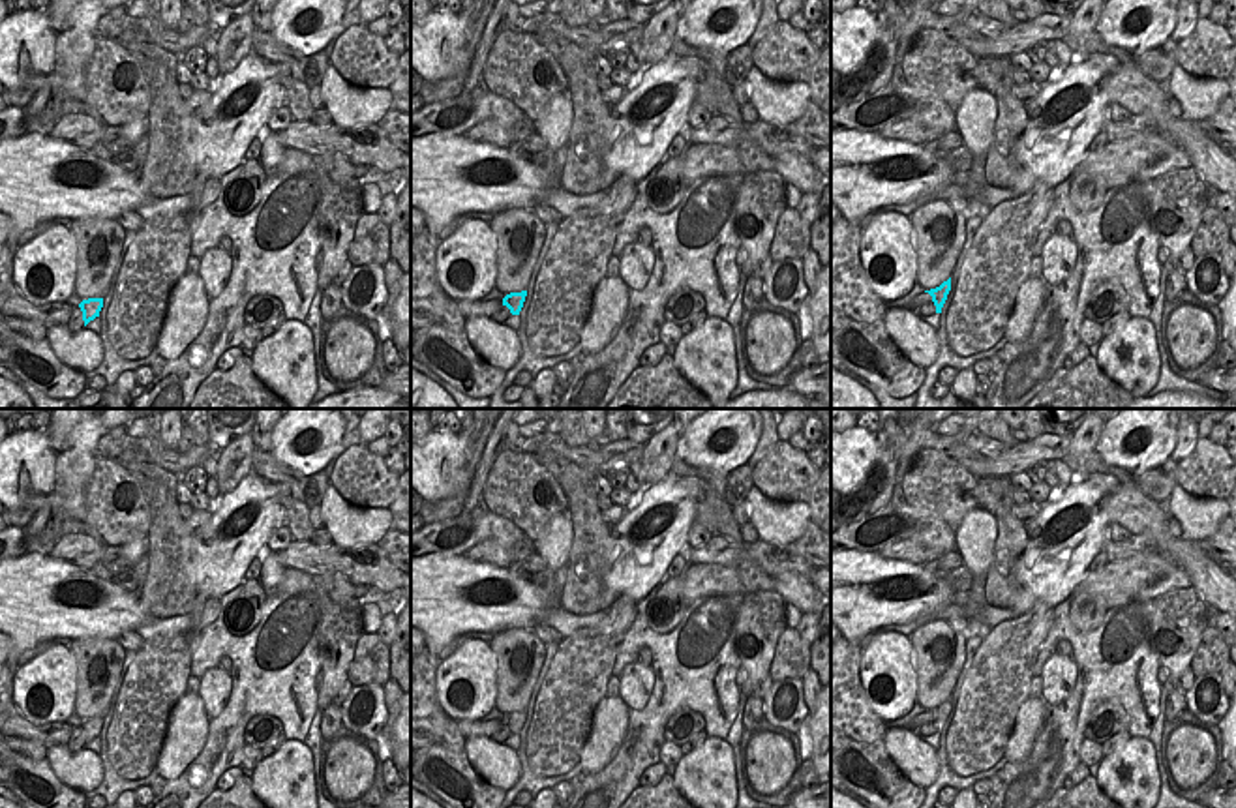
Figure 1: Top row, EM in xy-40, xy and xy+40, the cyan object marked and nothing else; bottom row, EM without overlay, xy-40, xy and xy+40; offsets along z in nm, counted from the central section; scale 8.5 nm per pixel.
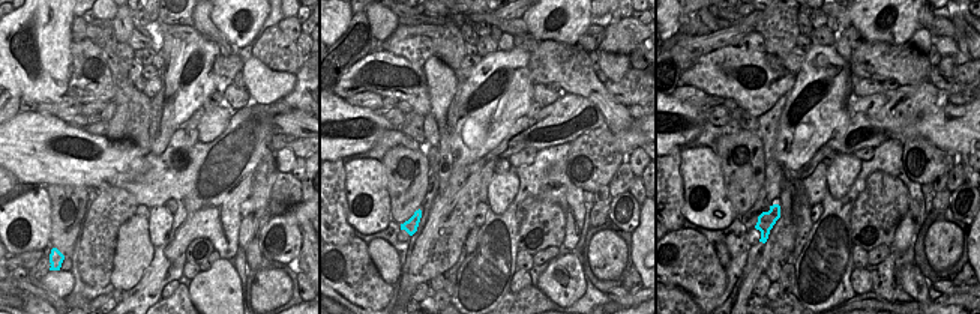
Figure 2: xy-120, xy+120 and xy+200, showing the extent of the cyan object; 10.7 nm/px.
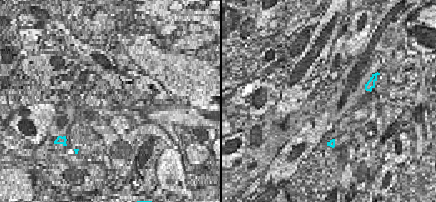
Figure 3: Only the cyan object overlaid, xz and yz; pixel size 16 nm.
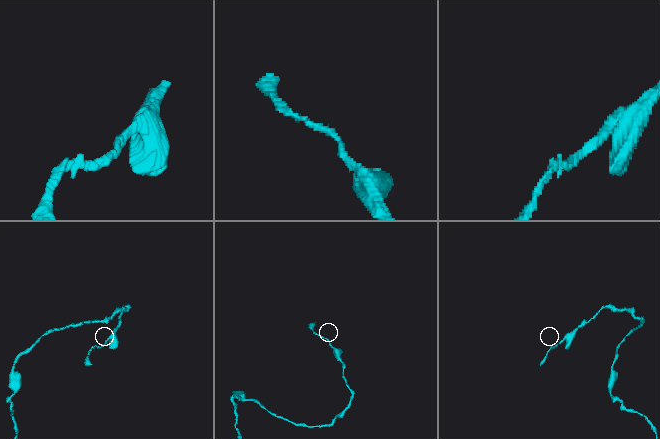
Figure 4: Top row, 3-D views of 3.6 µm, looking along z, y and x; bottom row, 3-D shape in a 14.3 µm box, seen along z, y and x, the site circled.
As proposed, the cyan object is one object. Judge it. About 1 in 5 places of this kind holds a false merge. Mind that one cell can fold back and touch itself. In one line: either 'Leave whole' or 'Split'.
Split

